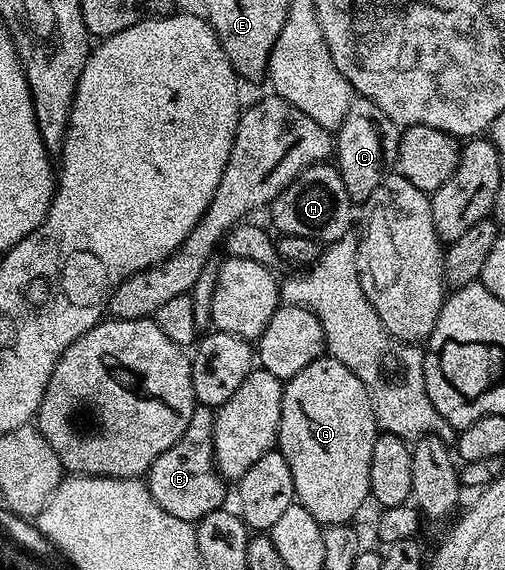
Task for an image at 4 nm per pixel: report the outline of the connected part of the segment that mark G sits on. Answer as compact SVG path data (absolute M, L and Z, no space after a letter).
M323 357L285 380L276 450L292 471L294 498L323 525L350 523L370 494L372 445L380 434L364 381L340 361Z

